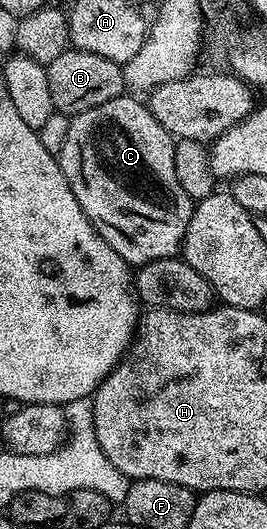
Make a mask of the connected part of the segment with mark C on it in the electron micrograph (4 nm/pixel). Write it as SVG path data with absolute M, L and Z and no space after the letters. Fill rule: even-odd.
M123 94L112 98L112 102L104 102L104 106L70 117L68 138L64 138L64 146L56 154L64 178L68 178L68 186L72 186L72 194L76 194L76 202L80 202L80 210L84 210L104 242L131 266L178 256L195 206L176 178L176 165L172 163L175 137L164 130L149 107L137 99L141 100L137 95Z

